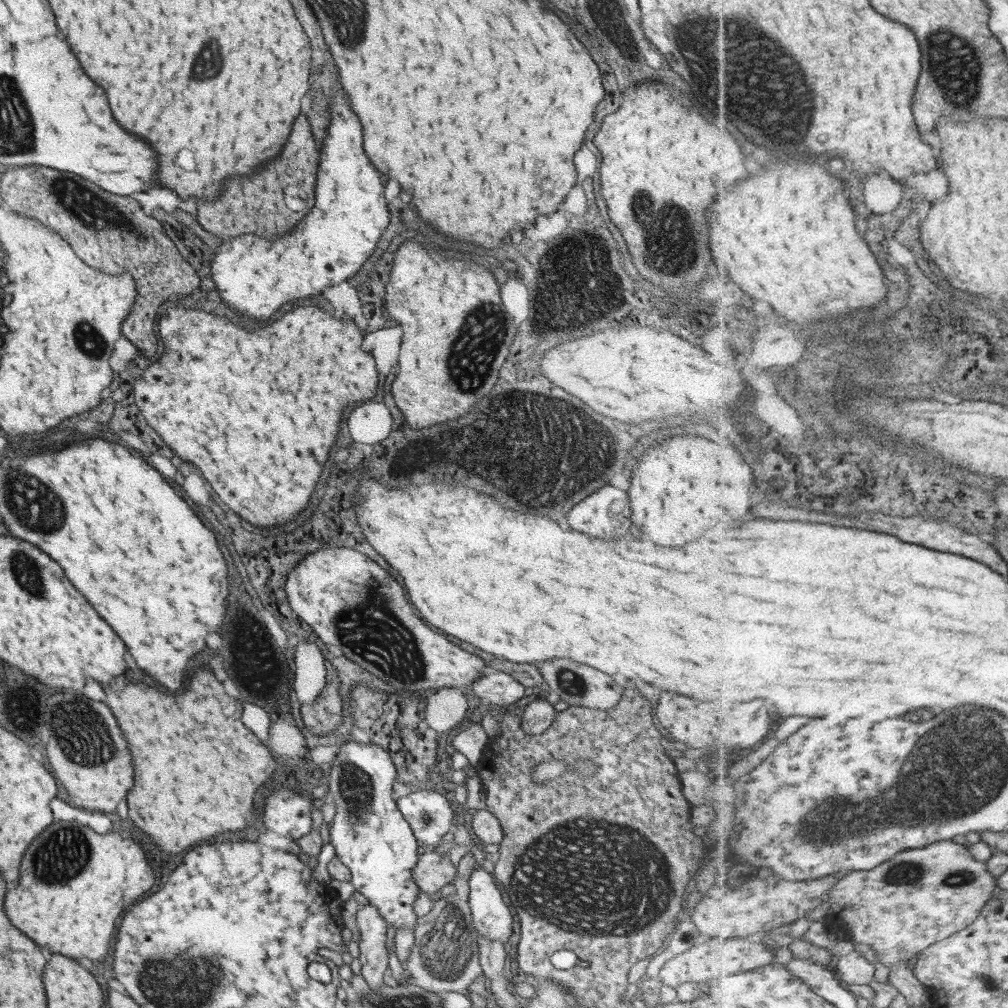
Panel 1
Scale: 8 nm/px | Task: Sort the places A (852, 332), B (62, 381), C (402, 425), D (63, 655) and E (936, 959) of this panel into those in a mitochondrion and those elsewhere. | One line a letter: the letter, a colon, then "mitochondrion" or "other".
A: mitochondrion
B: other
C: other
D: other
E: other

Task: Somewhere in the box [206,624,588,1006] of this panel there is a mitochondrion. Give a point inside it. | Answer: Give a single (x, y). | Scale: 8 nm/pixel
(446, 938)

